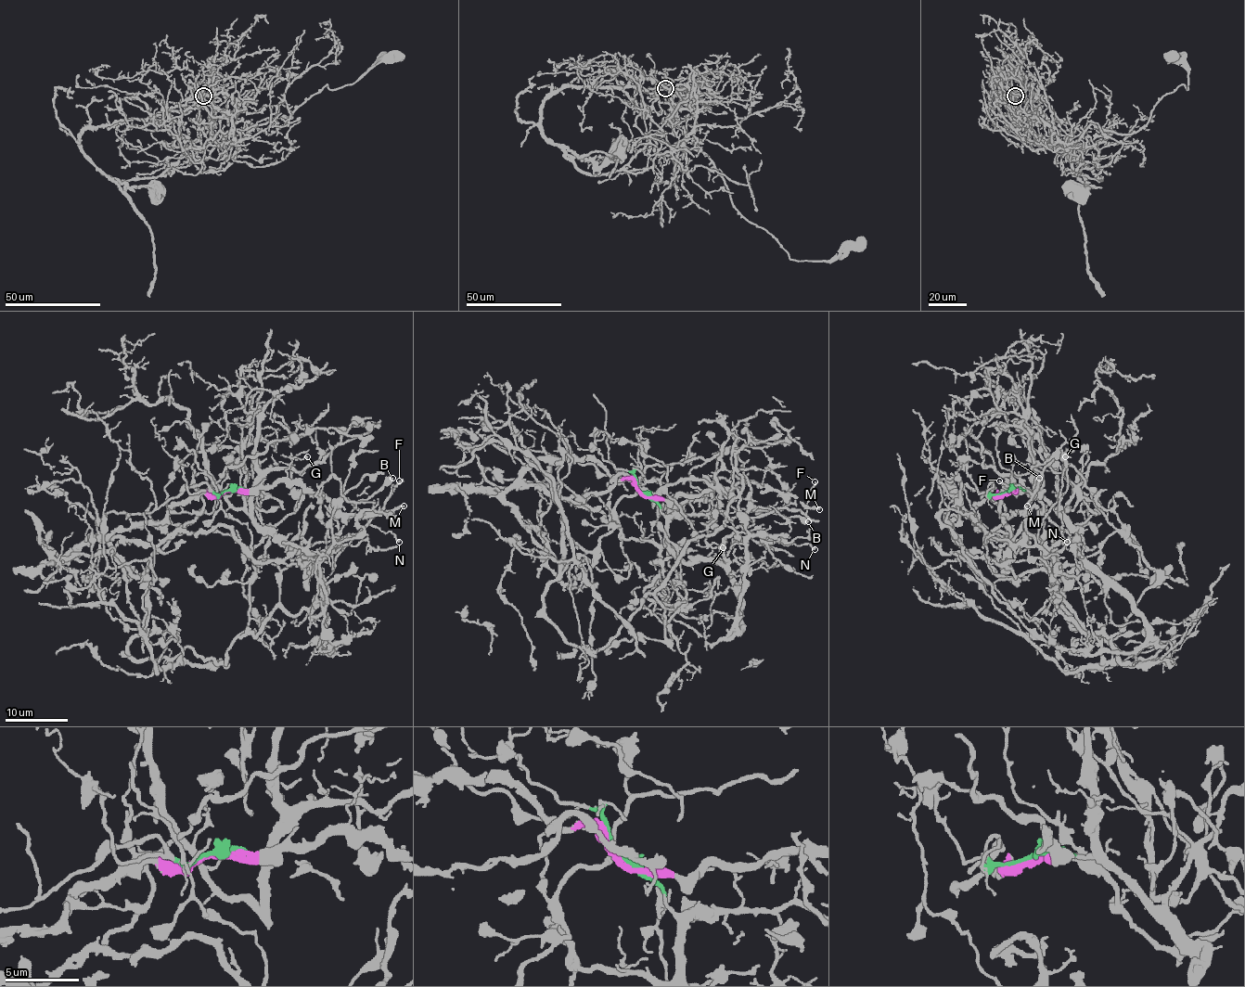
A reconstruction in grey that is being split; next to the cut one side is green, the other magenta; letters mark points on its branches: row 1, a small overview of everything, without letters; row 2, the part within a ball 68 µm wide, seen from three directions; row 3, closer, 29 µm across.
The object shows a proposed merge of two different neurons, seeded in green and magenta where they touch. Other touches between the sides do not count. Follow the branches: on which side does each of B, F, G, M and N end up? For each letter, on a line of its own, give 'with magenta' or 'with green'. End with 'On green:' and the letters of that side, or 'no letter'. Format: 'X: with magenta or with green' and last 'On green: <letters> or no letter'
B: with green
F: with green
G: with green
M: with magenta
N: with green
On green: B, F, G, N

